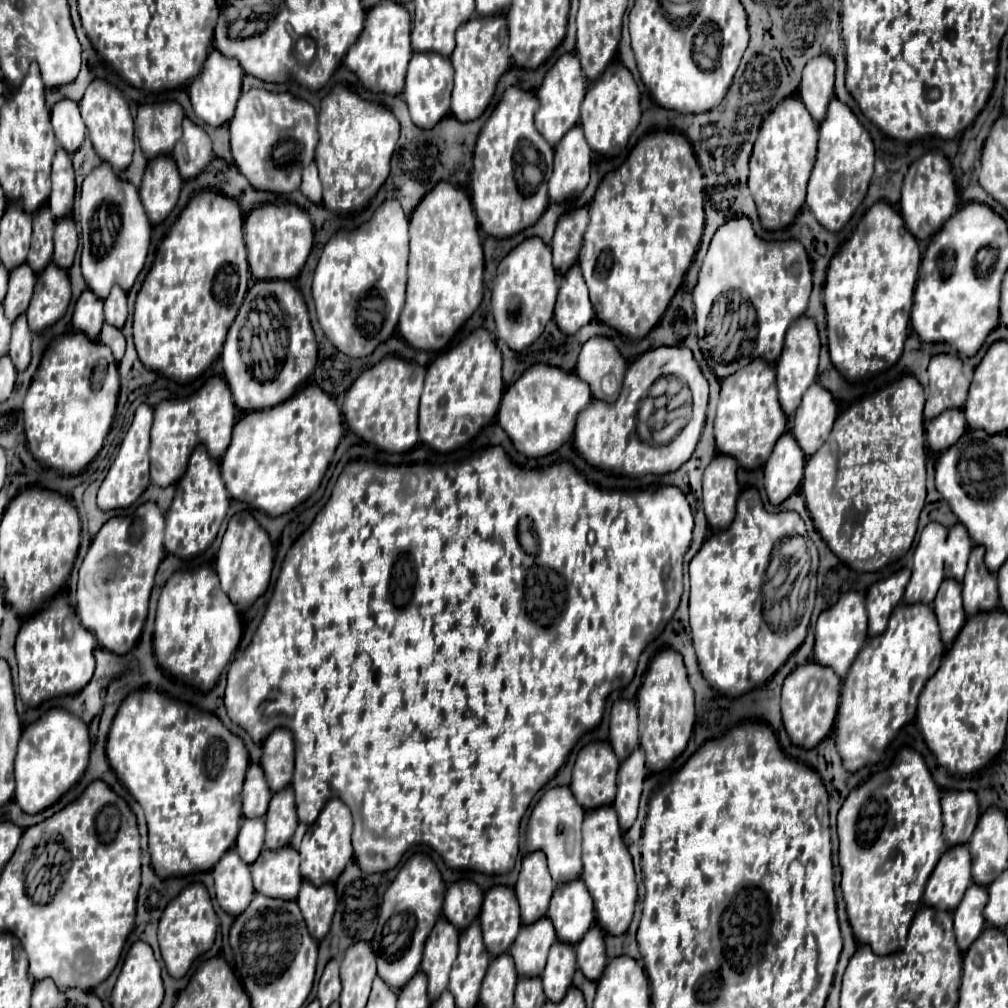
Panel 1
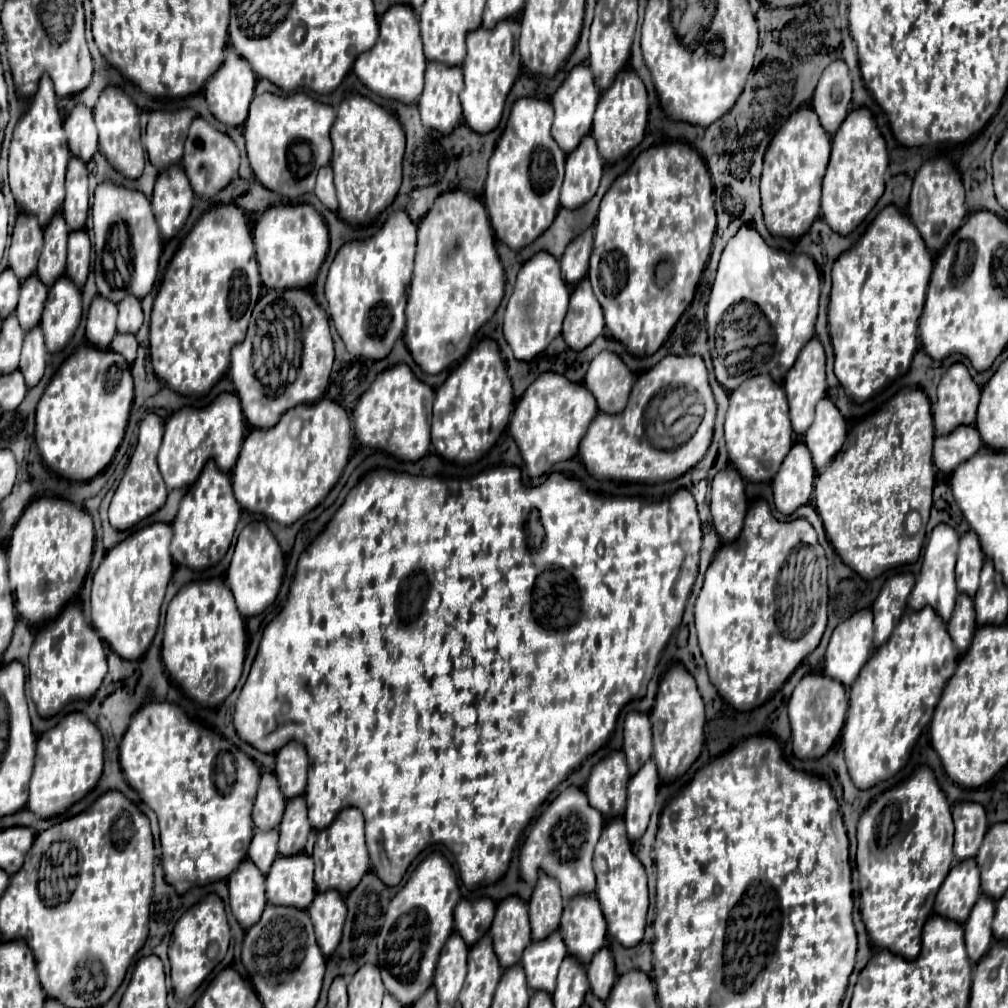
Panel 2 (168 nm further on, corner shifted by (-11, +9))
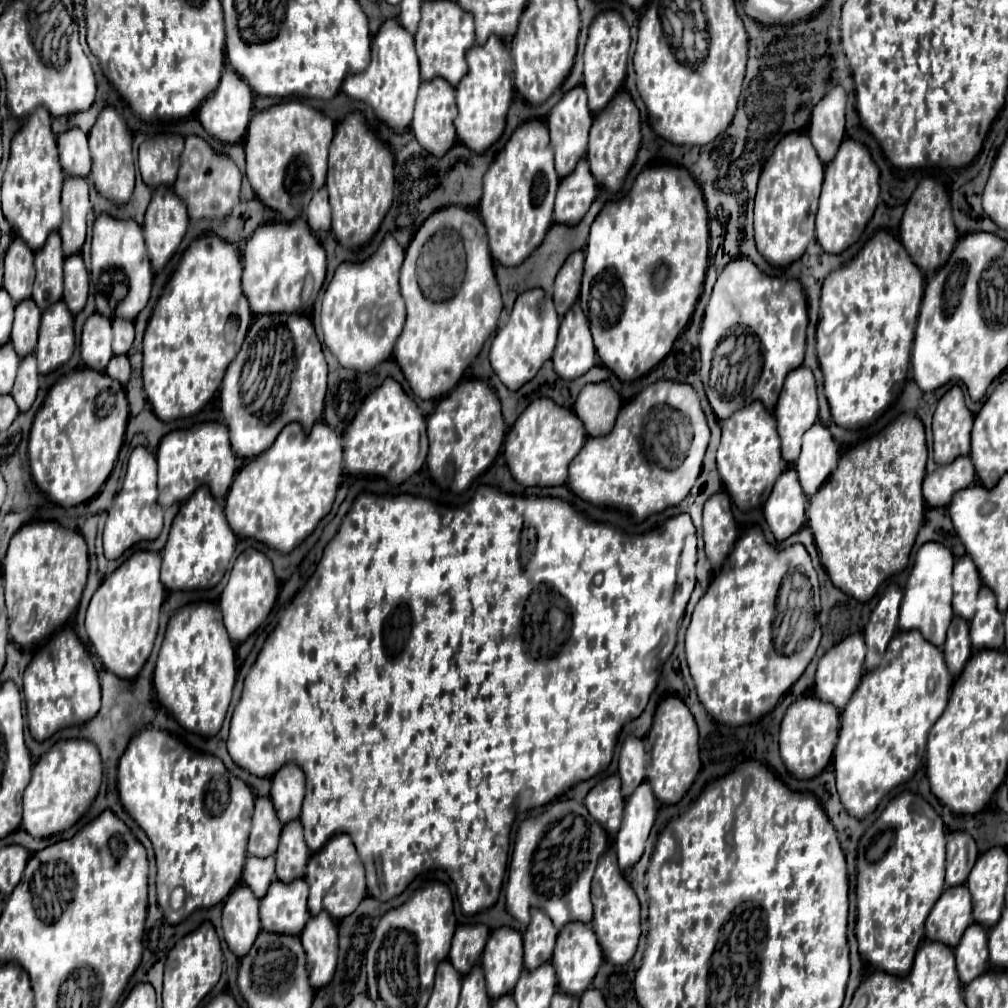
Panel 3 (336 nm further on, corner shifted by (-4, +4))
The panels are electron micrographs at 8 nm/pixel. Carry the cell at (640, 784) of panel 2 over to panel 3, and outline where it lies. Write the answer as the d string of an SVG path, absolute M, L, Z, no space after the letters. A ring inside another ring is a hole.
M644 781L626 801L622 827L614 841L620 871L634 867L642 857L646 839L656 821L656 813L658 813L658 801L652 795L650 783Z

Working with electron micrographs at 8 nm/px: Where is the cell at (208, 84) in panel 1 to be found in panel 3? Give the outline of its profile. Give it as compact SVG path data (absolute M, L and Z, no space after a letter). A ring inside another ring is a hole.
M226 69L222 73L222 81L220 81L218 89L202 103L202 107L198 111L198 119L200 119L202 127L206 129L206 133L210 133L214 139L218 139L222 143L240 143L244 139L248 123L250 123L252 101L254 101L254 93L250 91L248 83L244 79L240 79L234 71Z

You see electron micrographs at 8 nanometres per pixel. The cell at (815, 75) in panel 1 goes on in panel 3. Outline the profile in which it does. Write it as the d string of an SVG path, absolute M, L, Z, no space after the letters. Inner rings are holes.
M838 85L828 91L812 111L808 137L824 165L832 161L832 155L836 155L844 139L844 107L846 91Z

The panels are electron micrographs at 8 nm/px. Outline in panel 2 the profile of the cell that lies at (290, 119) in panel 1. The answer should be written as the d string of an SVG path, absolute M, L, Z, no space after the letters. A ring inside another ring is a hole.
M265 92L255 96L243 124L243 136L255 178L289 200L313 192L317 170L331 160L329 130L333 122L335 110L329 104L311 100L307 94L297 92L283 98Z

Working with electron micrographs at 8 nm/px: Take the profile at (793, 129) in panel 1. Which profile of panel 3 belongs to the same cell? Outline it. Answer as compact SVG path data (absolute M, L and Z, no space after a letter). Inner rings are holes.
M790 133L774 149L772 157L762 169L756 205L754 205L754 237L760 255L772 267L788 267L798 261L814 235L814 209L818 205L820 187L824 181L824 167L812 147L808 135Z

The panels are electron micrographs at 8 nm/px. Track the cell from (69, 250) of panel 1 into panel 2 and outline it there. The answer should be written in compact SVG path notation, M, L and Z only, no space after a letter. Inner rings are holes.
M73 230L67 242L67 276L81 288L89 274L91 242L85 230Z

